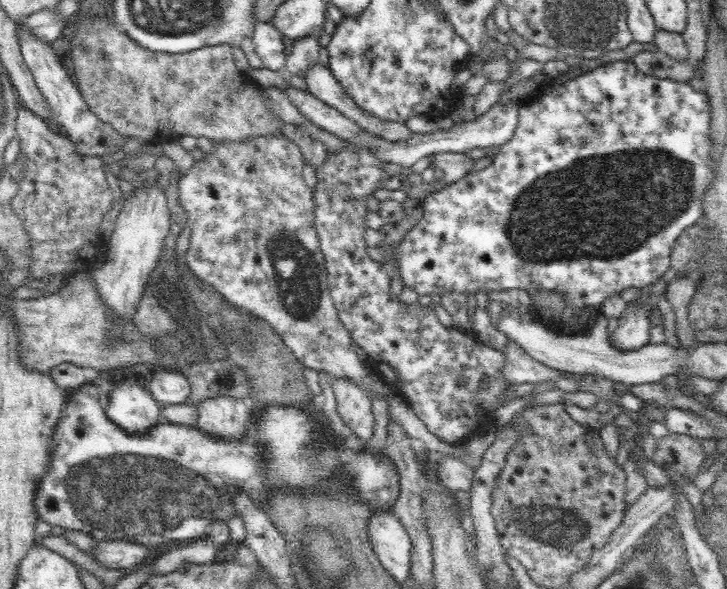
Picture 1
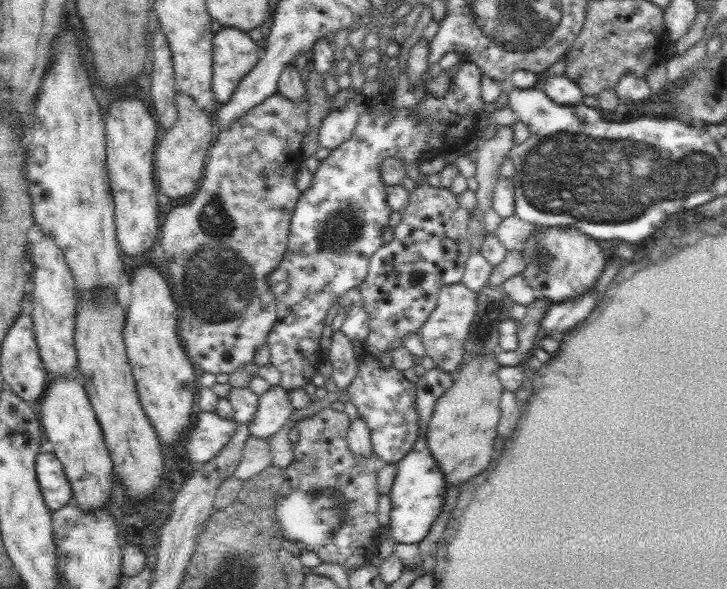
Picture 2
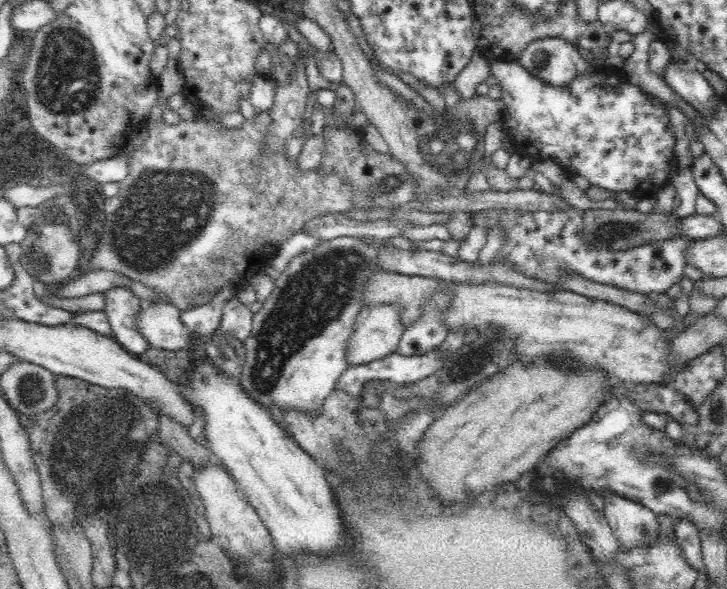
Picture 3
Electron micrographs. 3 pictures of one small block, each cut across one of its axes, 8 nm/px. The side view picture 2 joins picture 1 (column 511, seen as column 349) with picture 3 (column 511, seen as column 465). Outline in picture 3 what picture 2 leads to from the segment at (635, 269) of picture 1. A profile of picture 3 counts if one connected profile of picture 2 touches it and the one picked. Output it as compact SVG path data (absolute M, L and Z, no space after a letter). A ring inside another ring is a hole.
M490 60L489 63L491 74L501 86L501 97L505 104L505 111L503 112L502 118L500 118L503 122L503 132L509 136L512 146L516 148L516 153L529 157L534 161L553 160L570 175L577 174L578 176L584 176L591 186L598 186L610 191L626 190L634 192L634 190L650 190L652 186L666 184L670 176L670 162L672 162L672 156L675 155L674 146L676 142L674 131L672 131L672 128L670 129L670 127L668 127L669 118L668 113L666 113L667 110L658 99L652 99L652 95L649 95L648 92L644 92L642 88L630 83L622 68L602 65L587 73L580 73L568 84L552 85L546 83L546 81L542 81L540 77L526 70L524 66L520 63L516 63L516 61L506 62L502 60Z

